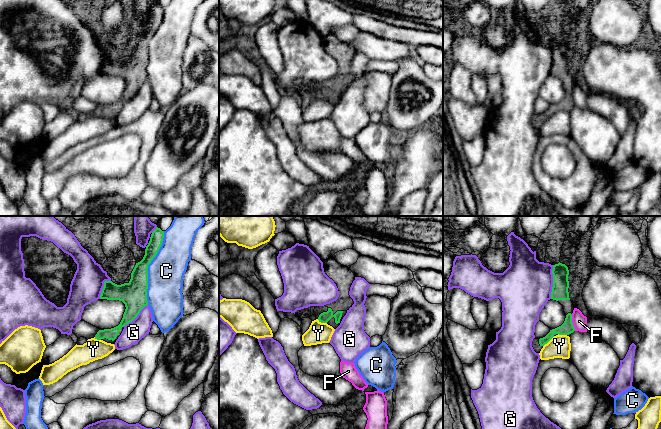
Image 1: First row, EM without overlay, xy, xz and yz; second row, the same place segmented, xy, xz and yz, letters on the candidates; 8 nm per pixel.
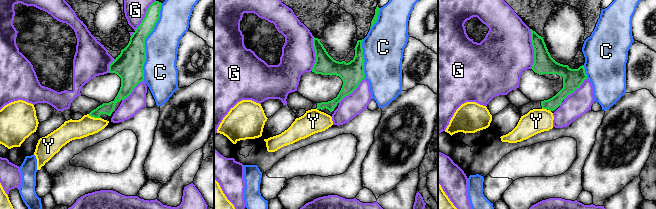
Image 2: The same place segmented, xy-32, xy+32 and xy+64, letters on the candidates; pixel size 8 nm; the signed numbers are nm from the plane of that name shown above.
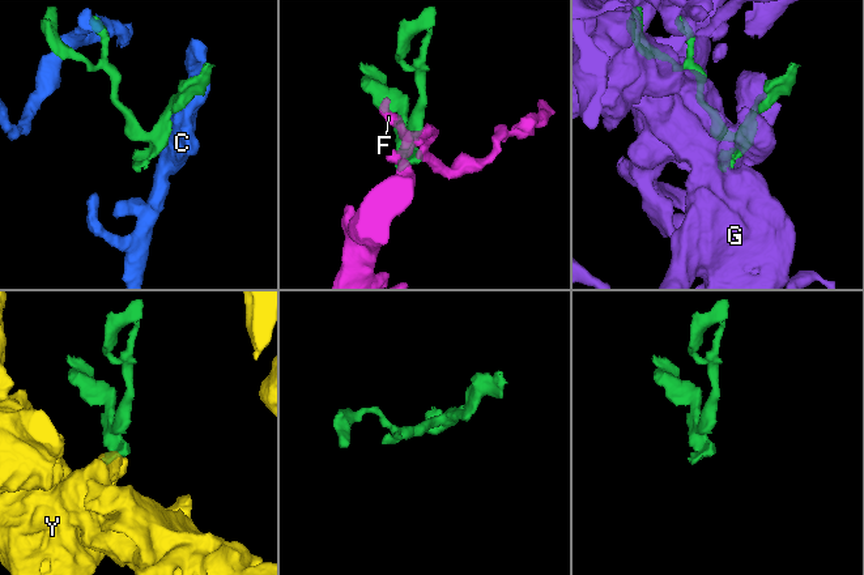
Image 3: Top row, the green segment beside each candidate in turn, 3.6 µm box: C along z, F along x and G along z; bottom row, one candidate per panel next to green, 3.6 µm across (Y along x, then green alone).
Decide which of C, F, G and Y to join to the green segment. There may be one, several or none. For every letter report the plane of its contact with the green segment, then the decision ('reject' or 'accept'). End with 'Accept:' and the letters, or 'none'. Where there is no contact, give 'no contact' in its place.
C: contact in xy; reject
F: contact in yz; reject
G: contact in yz; reject
Y: contact in yz; reject
Accept: none

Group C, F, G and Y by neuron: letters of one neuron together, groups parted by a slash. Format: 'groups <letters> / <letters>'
groups C / F / G / Y

